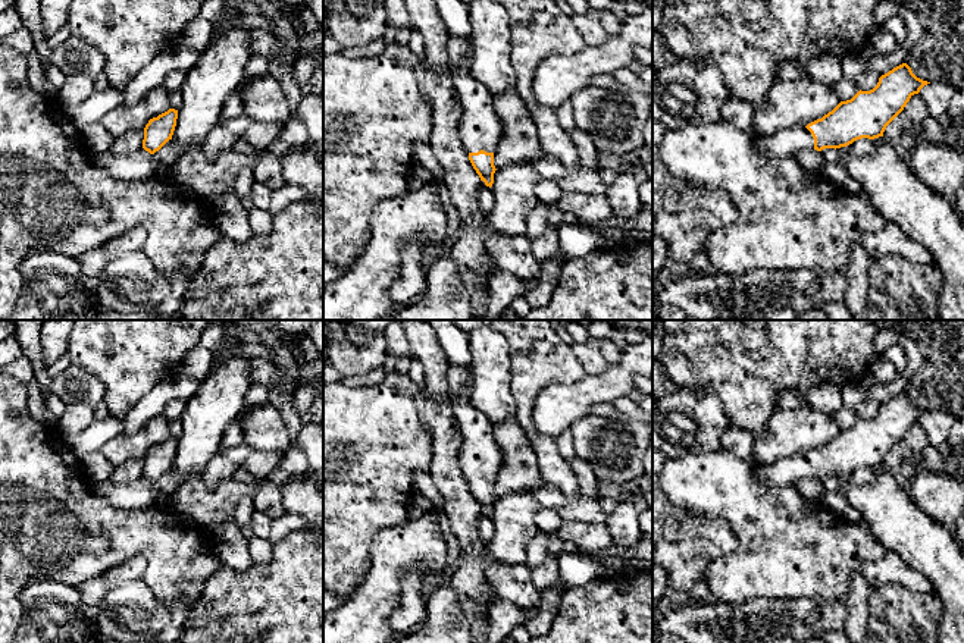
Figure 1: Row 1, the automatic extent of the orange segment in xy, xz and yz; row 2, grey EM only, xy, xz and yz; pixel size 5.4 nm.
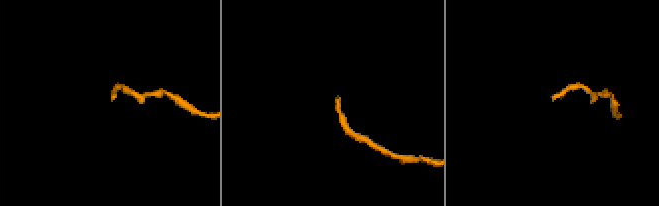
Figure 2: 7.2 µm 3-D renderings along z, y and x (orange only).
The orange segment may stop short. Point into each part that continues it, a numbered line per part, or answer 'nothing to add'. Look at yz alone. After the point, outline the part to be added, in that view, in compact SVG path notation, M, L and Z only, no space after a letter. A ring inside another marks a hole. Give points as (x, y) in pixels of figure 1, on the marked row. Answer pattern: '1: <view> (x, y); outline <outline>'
1: yz (791, 141); outline M789 128L774 135L751 132L754 147L773 157L796 156L802 150L814 148L814 138L807 128Z

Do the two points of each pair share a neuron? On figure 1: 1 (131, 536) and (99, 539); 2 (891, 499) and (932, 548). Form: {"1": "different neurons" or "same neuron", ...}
{"1": "same neuron", "2": "same neuron"}

